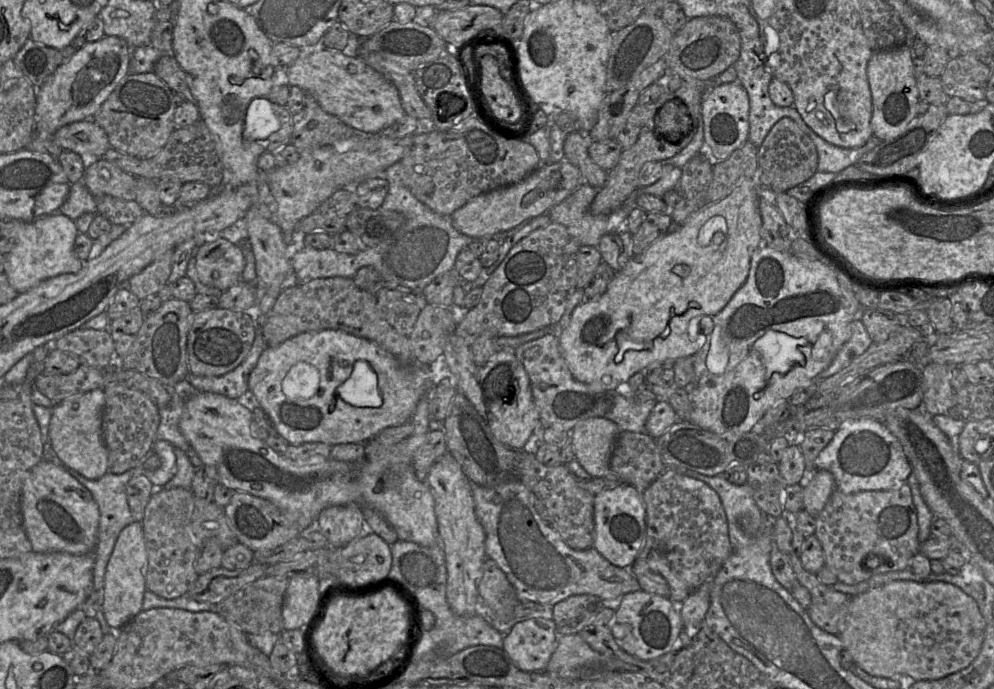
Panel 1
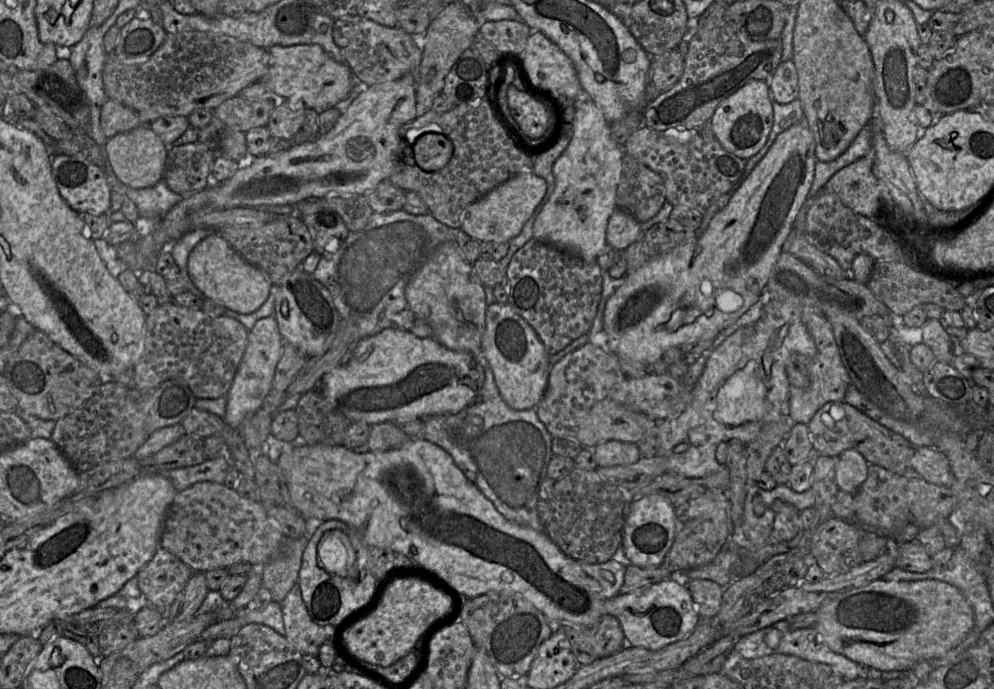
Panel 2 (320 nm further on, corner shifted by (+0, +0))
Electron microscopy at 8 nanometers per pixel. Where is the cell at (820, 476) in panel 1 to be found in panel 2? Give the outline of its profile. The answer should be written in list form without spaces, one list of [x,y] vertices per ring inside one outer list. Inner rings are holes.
[[[848,449],[837,458],[835,479],[838,489],[848,493],[856,493],[868,476],[869,463],[864,456]]]

